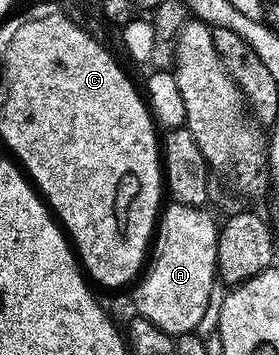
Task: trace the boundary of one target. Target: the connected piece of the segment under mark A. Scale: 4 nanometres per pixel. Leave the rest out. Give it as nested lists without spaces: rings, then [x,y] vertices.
[[[170,203],[162,213],[161,221],[159,224],[159,233],[157,241],[153,246],[153,257],[150,259],[148,268],[144,273],[142,279],[138,281],[138,284],[132,289],[133,292],[133,304],[137,311],[135,311],[140,317],[149,320],[151,323],[162,329],[167,335],[180,338],[185,335],[190,335],[195,331],[198,331],[199,324],[204,320],[211,300],[213,298],[213,292],[215,290],[215,278],[219,276],[219,265],[220,265],[220,227],[217,226],[214,218],[208,213],[209,210],[202,207],[187,206],[183,204]]]

